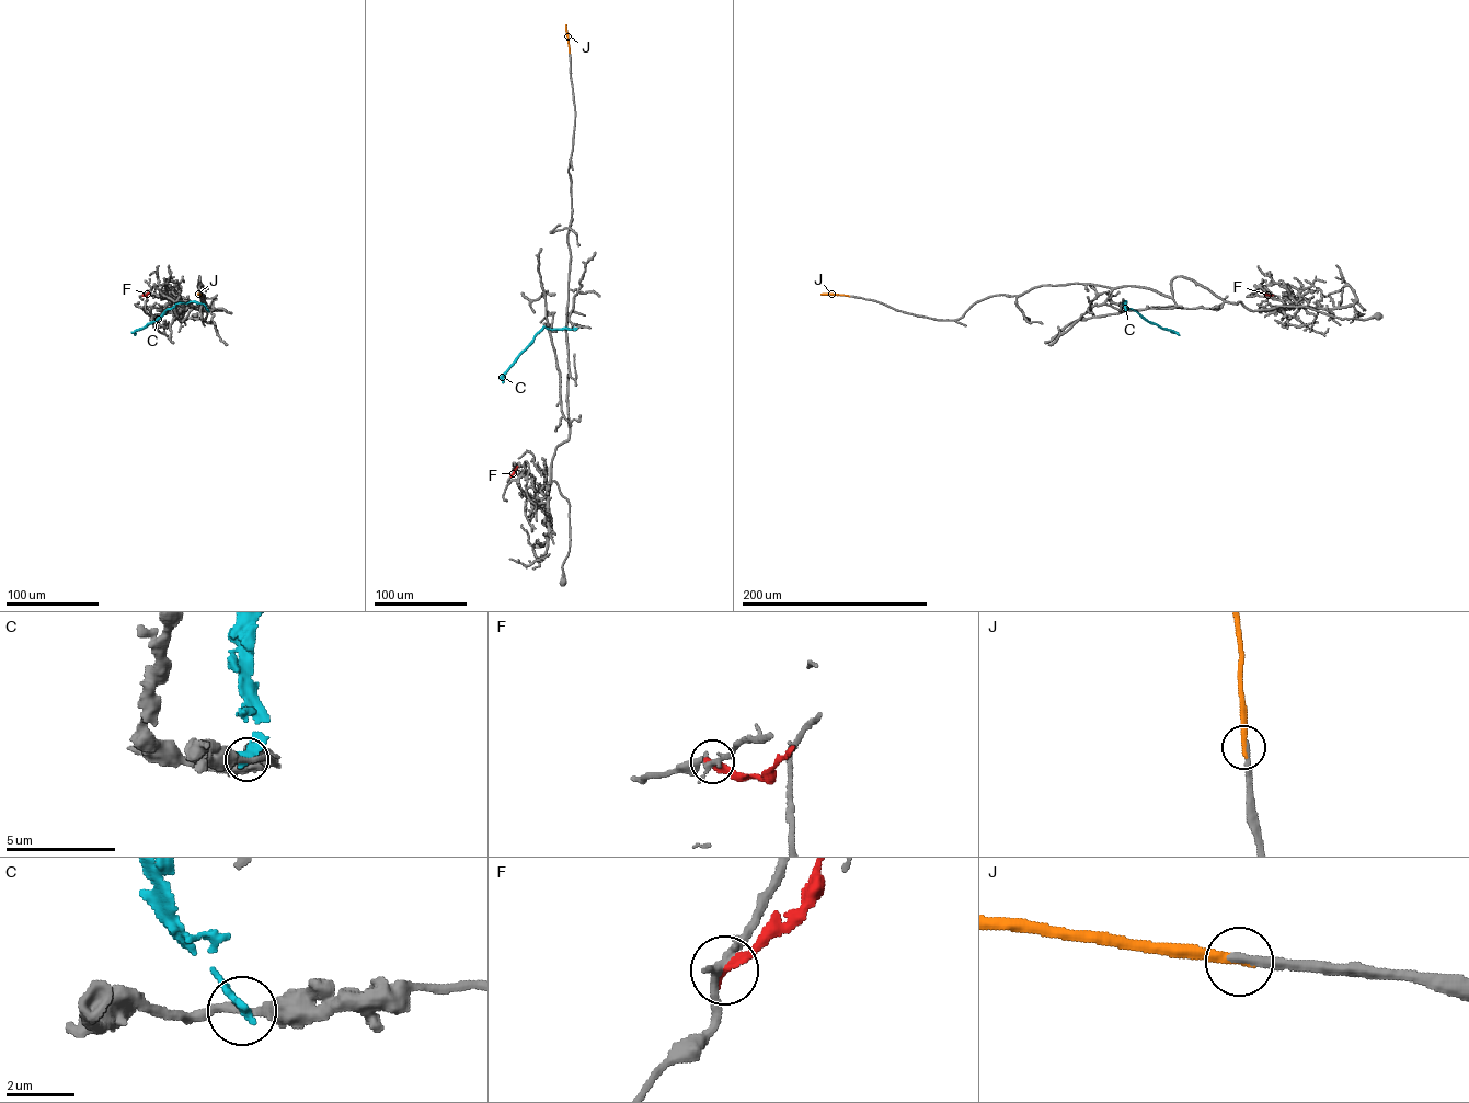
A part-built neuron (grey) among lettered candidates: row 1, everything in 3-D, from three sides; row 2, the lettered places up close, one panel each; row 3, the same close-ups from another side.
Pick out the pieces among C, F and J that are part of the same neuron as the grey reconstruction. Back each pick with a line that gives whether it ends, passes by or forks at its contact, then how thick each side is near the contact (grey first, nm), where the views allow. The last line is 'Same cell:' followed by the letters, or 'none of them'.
J: it ends; calibres 280 and 280 nm
Same cell: J

